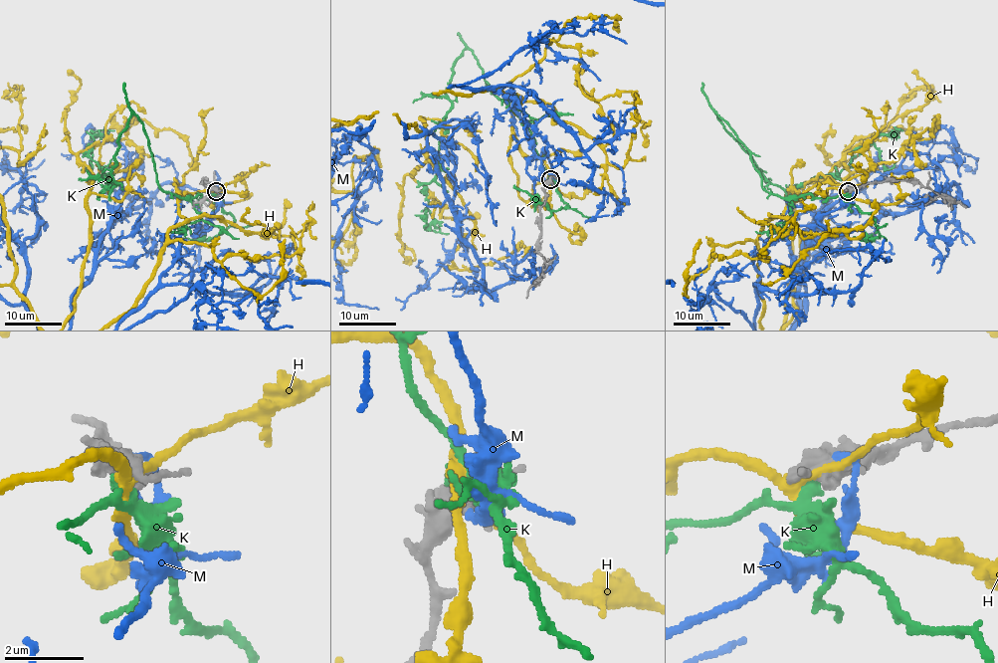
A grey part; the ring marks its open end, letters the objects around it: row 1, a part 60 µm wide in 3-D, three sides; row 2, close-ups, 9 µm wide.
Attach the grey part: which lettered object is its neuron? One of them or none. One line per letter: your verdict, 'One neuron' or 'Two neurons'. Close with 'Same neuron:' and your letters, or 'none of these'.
H: Two neurons
K: One neuron
M: Two neurons
Same neuron: K

